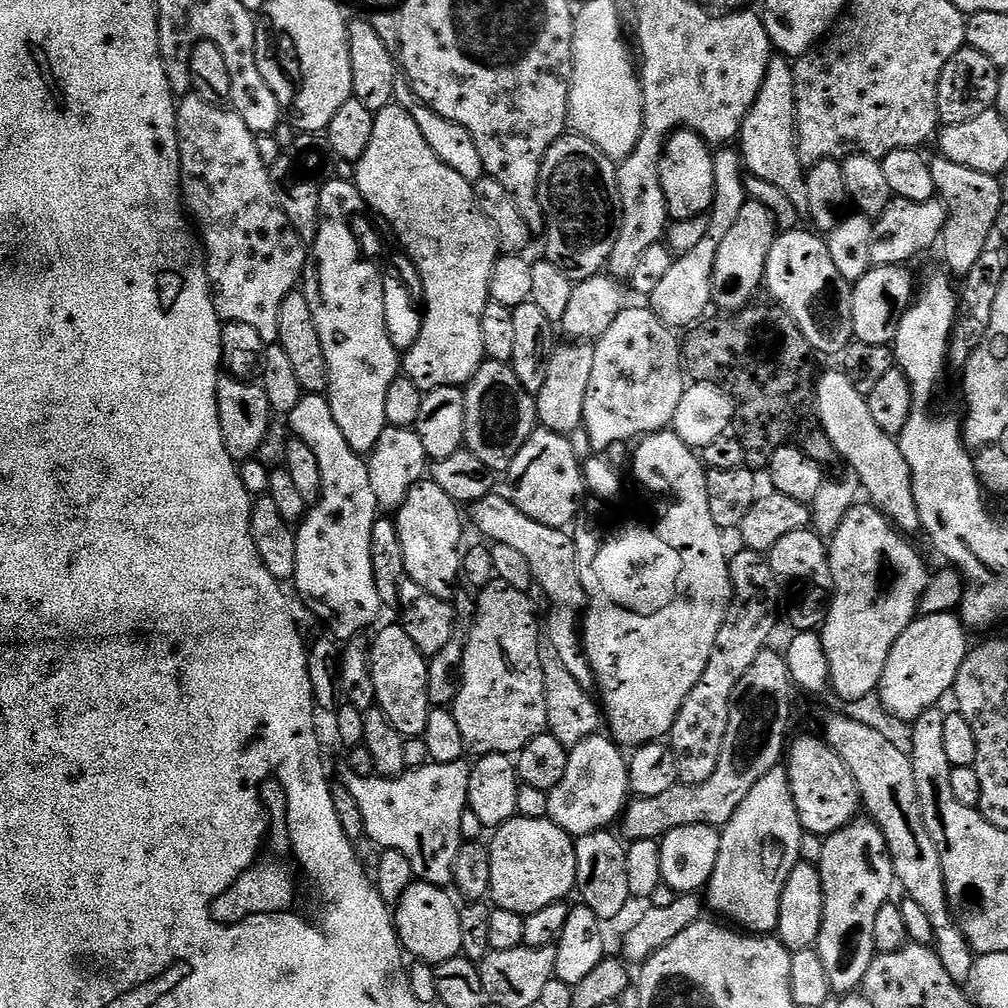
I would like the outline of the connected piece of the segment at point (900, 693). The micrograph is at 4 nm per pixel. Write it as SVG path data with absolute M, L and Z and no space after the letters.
M956 612L917 615L902 638L894 642L886 670L879 673L878 695L885 710L894 719L905 722L916 720L926 714L926 710L937 707L941 703L939 700L955 689L958 670L970 651L967 634L964 621Z

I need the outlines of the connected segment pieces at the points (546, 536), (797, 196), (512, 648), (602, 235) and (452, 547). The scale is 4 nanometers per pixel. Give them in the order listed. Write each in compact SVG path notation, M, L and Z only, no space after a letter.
M493 494L474 502L470 506L470 512L472 512L473 526L485 536L483 537L485 541L510 546L526 557L535 587L541 588L552 603L548 624L546 620L546 635L555 647L556 653L559 653L559 661L562 662L567 673L580 686L587 690L591 689L597 683L597 679L592 673L588 655L584 653L582 617L586 612L586 597L580 581L576 540L568 537L569 533L565 529L542 526L542 522L534 522L534 518L526 518L526 514L522 514L522 510L518 510L518 506L514 506L514 502L510 502L504 494Z
M773 55L768 61L766 78L762 78L762 90L744 119L738 137L738 151L743 167L751 175L778 186L798 206L808 203L808 178L805 165L800 163L800 150L796 134L796 87L793 61L787 56Z
M495 579L485 588L479 589L476 600L476 610L474 606L474 616L476 612L476 621L471 621L468 629L467 640L465 642L464 661L461 668L461 686L460 693L457 694L455 703L451 705L450 711L452 717L458 722L458 730L462 730L467 751L476 752L480 756L489 754L502 754L503 756L512 756L520 753L527 744L534 738L545 735L548 727L547 722L547 696L544 693L544 680L542 665L538 658L538 644L542 635L542 624L536 621L536 608L532 605L532 596L522 590L514 590L514 586L506 586L506 582Z
M565 134L554 142L554 146L550 146L550 150L546 154L546 158L540 164L540 191L538 193L540 204L544 208L544 226L546 231L543 233L544 248L546 258L550 262L554 262L554 266L558 266L558 270L565 272L574 282L586 280L592 276L601 275L608 267L608 259L614 250L614 242L618 238L618 230L620 229L620 219L624 211L622 210L622 202L620 201L620 191L618 190L618 178L616 177L617 165L606 154L602 154L602 150L598 150L598 146L594 146L594 142L590 142L584 136L575 134Z
M430 478L415 484L403 505L395 513L396 529L402 538L402 554L407 579L418 582L422 590L430 590L438 598L451 601L452 587L462 576L462 547L460 548L460 512L450 498Z

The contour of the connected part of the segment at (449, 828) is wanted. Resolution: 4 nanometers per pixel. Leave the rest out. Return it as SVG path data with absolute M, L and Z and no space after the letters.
M464 760L449 764L429 762L422 768L405 771L399 778L359 776L345 771L342 784L350 790L350 794L354 794L358 810L362 810L364 834L367 839L372 840L380 850L396 850L398 854L406 854L406 858L410 858L412 875L417 881L448 886L453 883L452 867L458 858L458 850L462 843L462 814L469 811L468 791L471 773L472 764Z

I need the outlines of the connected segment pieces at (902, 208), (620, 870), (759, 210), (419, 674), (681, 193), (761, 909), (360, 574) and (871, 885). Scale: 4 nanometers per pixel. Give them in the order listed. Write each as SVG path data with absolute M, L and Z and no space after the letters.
M893 198L880 216L875 217L870 238L870 258L875 267L907 265L907 260L920 256L923 252L935 249L940 242L940 235L946 226L948 210L939 198L926 202L910 202Z
M601 830L598 832L591 832L585 836L579 837L576 840L576 886L575 891L580 892L579 903L585 908L594 910L594 914L600 921L608 922L615 916L620 916L624 912L624 907L630 904L632 895L630 894L630 881L626 874L626 858L628 857L628 850L625 841L612 833L612 830Z
M748 198L734 224L718 247L713 266L712 301L724 314L739 314L753 303L752 295L765 283L767 255L778 235L778 225L770 210Z
M393 622L388 624L376 636L376 641L371 641L371 672L374 678L374 694L376 702L386 714L386 718L390 718L390 722L405 738L423 737L426 730L426 718L430 711L430 705L427 698L427 674L428 663L422 653L418 650L418 646L414 646L414 642L410 639L410 634L406 634L403 624Z
M681 130L672 133L664 142L664 152L660 155L660 181L664 197L668 203L668 214L672 220L686 220L691 216L702 216L712 206L715 196L715 162L713 149L707 140L703 140L697 132Z
M777 766L746 794L742 806L730 818L730 822L724 825L720 832L720 853L718 862L714 866L714 874L708 880L706 904L713 908L725 921L731 922L737 929L748 934L772 934L778 926L778 914L782 902L782 890L786 890L786 878L790 878L790 870L794 870L796 864L801 863L800 838L802 829L798 810L794 806L794 794L790 790L790 778L788 769Z
M305 394L298 402L298 406L294 406L294 410L287 413L286 424L290 429L291 435L295 439L306 442L306 446L310 446L310 450L314 450L314 455L318 458L318 466L322 470L322 486L320 499L314 506L309 507L303 520L299 521L298 527L295 529L296 545L298 546L298 566L294 577L294 585L303 600L303 602L330 628L329 632L337 641L348 642L355 639L360 632L364 631L382 611L382 605L378 598L378 590L376 579L374 578L374 570L370 562L370 534L374 530L374 522L378 519L378 505L375 500L373 487L370 486L370 470L368 469L367 459L361 453L356 452L350 446L350 442L346 442L346 437L342 434L342 430L338 430L338 422L334 422L334 410L330 410L327 395L324 394Z
M857 819L824 840L822 860L818 865L824 917L814 947L822 958L822 970L826 970L826 978L836 994L852 994L863 985L866 970L870 970L872 958L877 955L874 921L878 919L878 910L893 899L892 888L897 887L890 850L882 830L863 819Z

